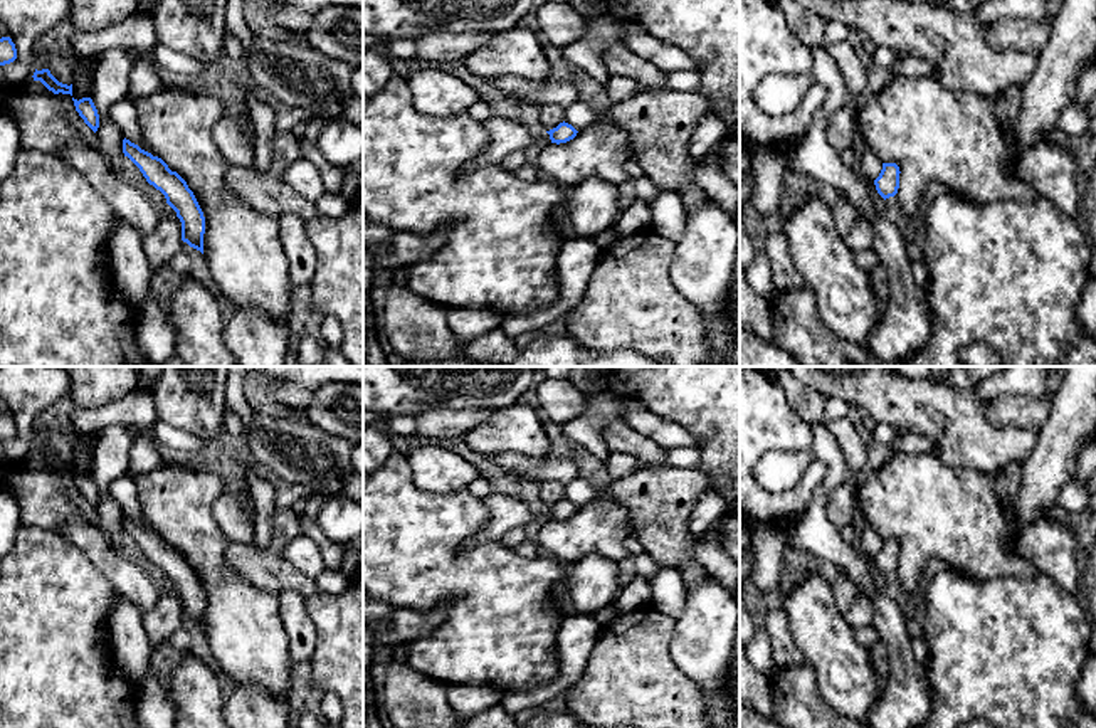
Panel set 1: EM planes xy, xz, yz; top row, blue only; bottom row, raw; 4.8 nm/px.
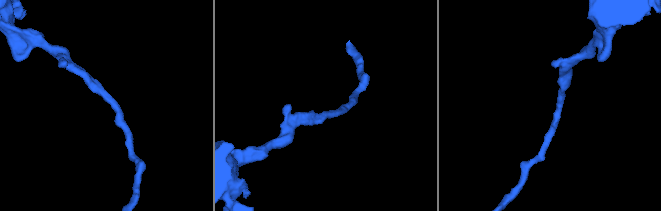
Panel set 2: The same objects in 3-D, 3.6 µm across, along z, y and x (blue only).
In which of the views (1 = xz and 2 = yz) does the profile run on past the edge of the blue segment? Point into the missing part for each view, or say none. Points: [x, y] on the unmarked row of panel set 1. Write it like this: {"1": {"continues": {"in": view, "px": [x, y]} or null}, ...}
{"1": {"continues": null}, "2": {"continues": null}}

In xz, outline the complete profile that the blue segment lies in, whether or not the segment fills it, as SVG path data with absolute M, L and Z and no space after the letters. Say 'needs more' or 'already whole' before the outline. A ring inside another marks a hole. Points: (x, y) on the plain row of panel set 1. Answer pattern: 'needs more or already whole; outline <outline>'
already whole; outline M560 499L556 504L546 508L550 511L551 520L566 520L577 513L577 506L568 499Z

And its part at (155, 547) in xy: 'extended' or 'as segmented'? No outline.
as segmented

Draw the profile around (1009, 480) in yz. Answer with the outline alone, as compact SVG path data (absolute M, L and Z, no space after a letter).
M1010 462L1002 471L997 472L995 491L999 498L1005 501L1012 501L1019 493L1022 484L1022 464Z

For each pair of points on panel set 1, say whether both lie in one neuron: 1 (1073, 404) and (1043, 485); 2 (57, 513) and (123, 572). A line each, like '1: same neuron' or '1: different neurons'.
1: same neuron
2: same neuron

